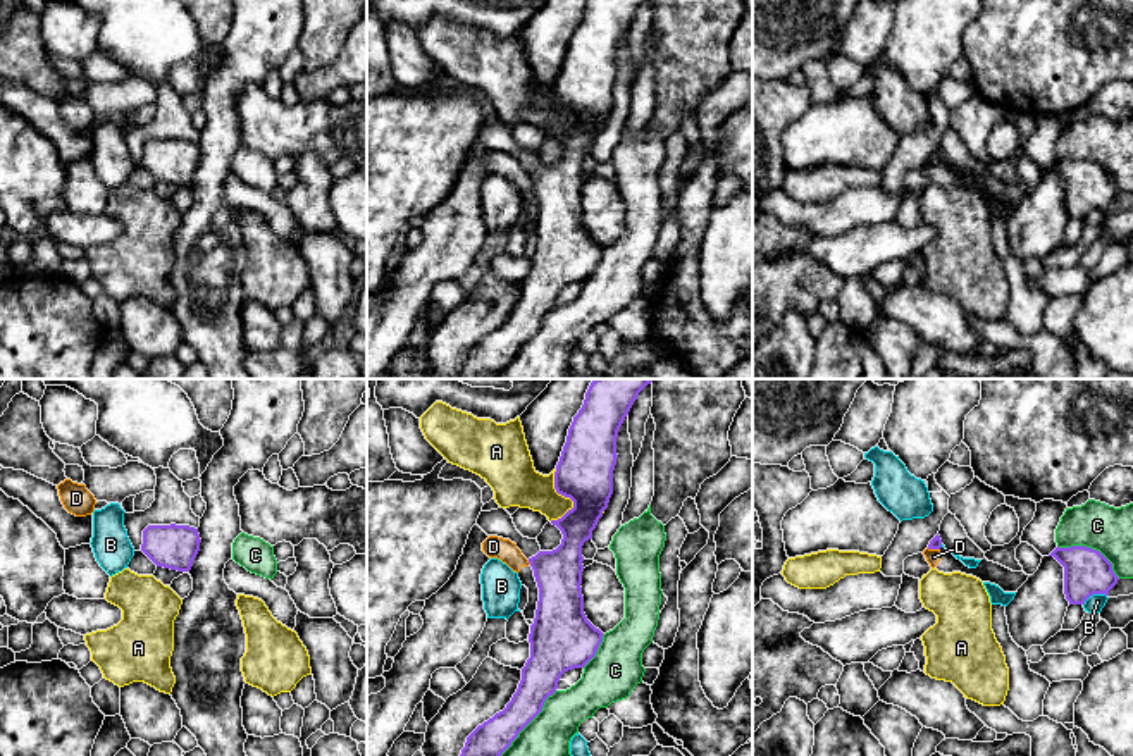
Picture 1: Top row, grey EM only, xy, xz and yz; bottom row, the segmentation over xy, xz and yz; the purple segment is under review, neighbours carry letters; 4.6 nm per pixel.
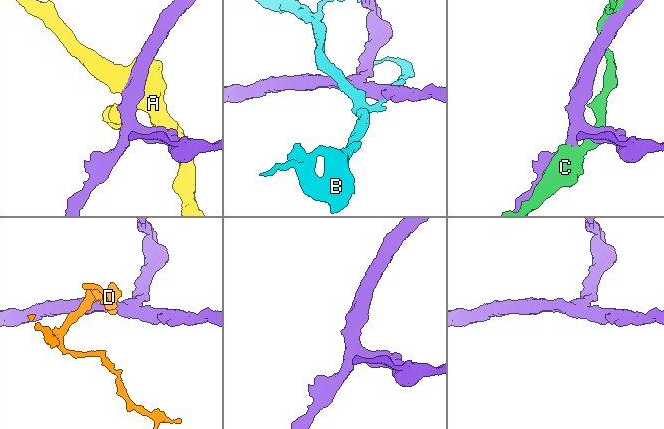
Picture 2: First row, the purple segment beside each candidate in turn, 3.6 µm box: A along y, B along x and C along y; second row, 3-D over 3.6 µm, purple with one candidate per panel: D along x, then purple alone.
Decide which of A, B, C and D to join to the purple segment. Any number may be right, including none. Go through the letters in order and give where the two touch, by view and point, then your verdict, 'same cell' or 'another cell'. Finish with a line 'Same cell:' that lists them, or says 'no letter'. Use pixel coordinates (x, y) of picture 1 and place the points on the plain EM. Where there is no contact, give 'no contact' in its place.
A: contact xz (567, 111); another cell
B: contact yz (1094, 207); another cell
C: contact xz (526, 340); another cell
D: contact xz (529, 176); another cell
Same cell: no letter

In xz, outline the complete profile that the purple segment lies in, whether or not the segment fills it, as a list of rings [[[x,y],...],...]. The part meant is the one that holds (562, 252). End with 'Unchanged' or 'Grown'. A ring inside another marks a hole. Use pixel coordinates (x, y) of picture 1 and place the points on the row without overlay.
[[[589,0],[554,86],[556,107],[573,115],[572,124],[551,134],[563,148],[561,158],[529,172],[539,201],[529,248],[530,272],[511,315],[467,351],[455,379],[496,379],[542,325],[561,289],[584,282],[596,270],[604,248],[584,227],[582,160],[592,153],[592,145],[608,122],[618,45],[644,2]]]. Unchanged

